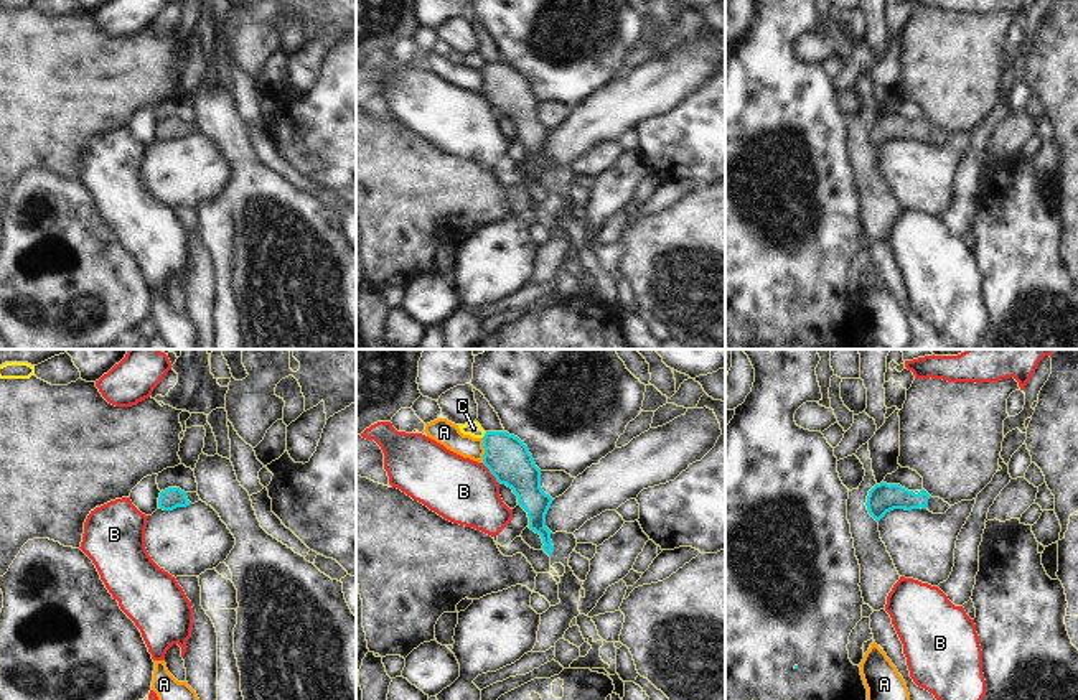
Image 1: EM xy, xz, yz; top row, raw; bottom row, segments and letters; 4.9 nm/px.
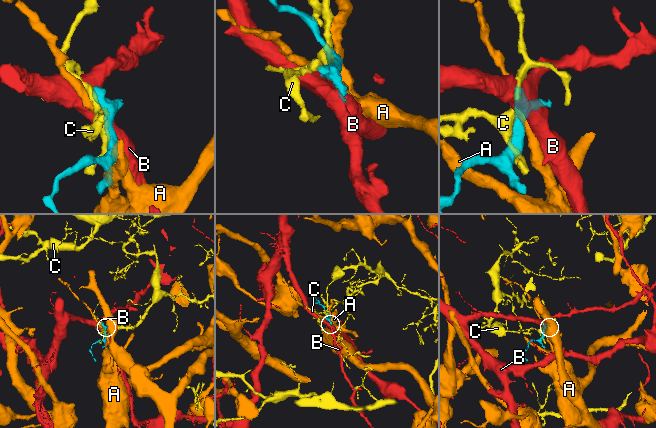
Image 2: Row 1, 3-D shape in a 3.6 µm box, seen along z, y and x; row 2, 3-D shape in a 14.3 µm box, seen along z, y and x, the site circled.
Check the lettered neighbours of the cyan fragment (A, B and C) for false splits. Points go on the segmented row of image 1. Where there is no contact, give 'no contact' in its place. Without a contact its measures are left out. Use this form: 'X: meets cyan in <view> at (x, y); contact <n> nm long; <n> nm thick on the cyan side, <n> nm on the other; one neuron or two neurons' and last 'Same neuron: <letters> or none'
A: meets cyan in xz at (485, 450); contact 120 nm long; 220 nm thick on the cyan side, 120 nm on the other; two neurons
B: meets cyan in xz at (490, 471); contact 140 nm long; 220 nm thick on the cyan side, 320 nm on the other; two neurons
C: meets cyan in xz at (485, 435); contact 50 nm long; 220 nm thick on the cyan side, 80 nm on the other; two neurons
Same neuron: none

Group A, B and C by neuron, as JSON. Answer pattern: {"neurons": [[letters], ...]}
{"neurons": [["A"], ["B"], ["C"]]}

